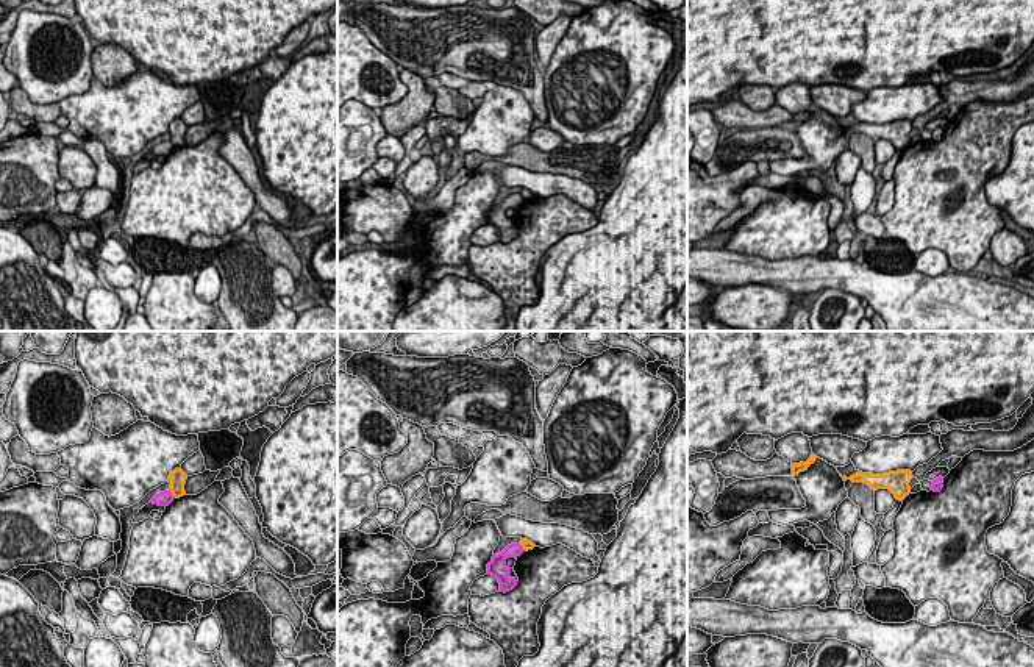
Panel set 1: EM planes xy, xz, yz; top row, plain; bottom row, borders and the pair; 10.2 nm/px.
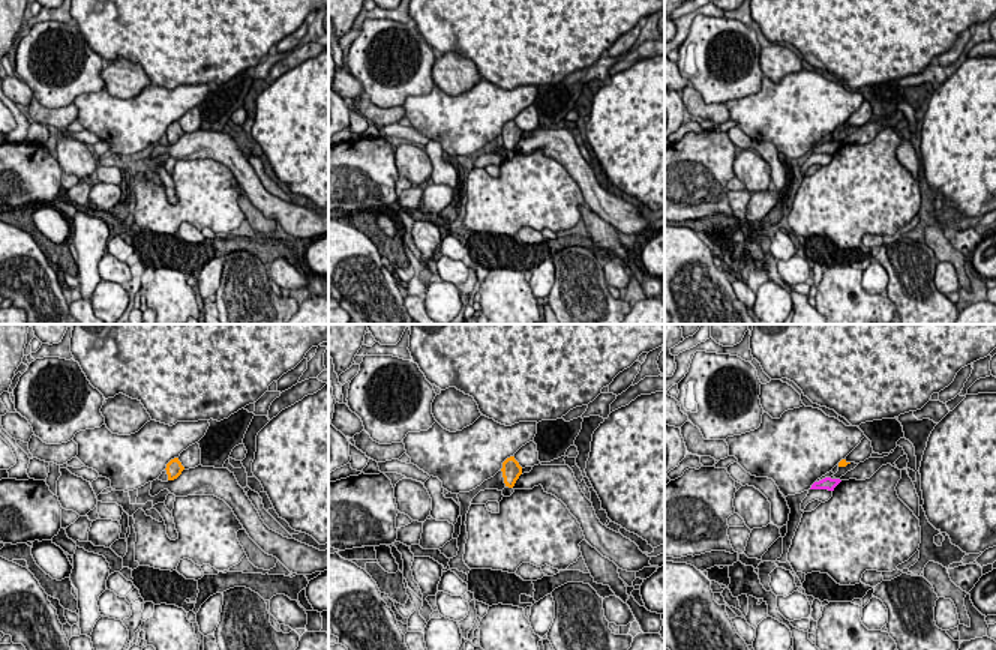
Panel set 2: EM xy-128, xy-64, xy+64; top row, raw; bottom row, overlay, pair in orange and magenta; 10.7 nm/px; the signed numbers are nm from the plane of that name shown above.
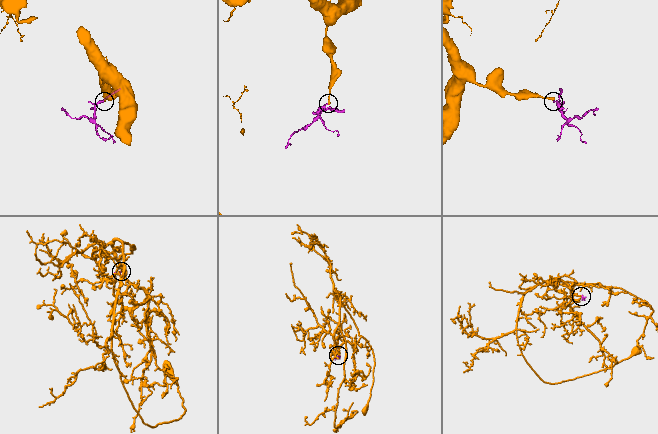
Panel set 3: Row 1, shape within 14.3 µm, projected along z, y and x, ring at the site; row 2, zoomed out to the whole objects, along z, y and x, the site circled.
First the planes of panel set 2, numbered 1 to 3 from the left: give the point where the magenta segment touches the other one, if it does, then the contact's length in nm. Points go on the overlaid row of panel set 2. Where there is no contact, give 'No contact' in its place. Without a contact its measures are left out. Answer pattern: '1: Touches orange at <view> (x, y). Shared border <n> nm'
1: No contact
2: No contact
3: No contact

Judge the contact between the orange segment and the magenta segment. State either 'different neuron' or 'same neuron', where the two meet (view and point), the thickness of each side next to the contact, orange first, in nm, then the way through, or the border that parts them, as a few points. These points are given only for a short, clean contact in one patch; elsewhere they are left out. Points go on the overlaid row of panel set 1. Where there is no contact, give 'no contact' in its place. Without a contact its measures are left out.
different neuron | xy (172, 494) | 190/160 nm | along xy (169, 491), (175, 497)

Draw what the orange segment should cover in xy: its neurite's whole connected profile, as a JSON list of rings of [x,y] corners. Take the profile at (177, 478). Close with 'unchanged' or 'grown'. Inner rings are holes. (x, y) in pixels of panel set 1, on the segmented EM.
[[[175,469],[169,475],[170,483],[170,492],[175,498],[180,498],[186,495],[184,484],[186,484],[187,475],[181,469]]]; unchanged

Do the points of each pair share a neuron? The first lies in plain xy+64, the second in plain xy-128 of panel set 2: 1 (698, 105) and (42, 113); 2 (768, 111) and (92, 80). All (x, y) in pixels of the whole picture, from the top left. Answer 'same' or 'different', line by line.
1: same
2: different

